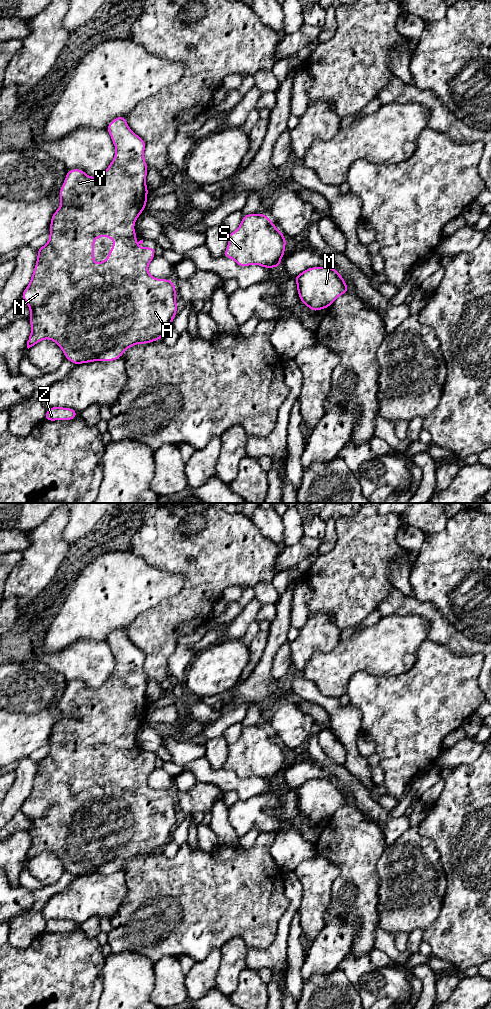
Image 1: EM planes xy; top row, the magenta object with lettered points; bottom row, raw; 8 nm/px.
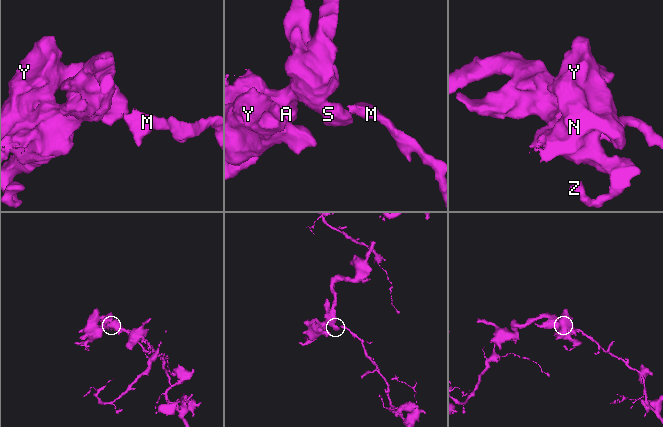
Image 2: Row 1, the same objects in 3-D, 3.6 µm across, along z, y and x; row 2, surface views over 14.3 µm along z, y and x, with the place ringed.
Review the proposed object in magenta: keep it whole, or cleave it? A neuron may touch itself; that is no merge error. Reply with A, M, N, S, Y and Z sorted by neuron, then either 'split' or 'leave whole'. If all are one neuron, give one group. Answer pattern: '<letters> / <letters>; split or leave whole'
A N S Y Z / M; split

